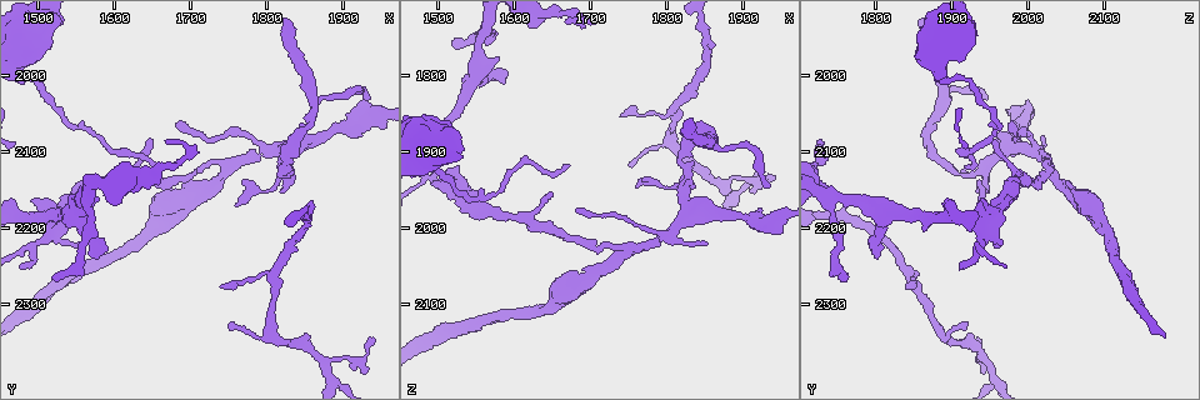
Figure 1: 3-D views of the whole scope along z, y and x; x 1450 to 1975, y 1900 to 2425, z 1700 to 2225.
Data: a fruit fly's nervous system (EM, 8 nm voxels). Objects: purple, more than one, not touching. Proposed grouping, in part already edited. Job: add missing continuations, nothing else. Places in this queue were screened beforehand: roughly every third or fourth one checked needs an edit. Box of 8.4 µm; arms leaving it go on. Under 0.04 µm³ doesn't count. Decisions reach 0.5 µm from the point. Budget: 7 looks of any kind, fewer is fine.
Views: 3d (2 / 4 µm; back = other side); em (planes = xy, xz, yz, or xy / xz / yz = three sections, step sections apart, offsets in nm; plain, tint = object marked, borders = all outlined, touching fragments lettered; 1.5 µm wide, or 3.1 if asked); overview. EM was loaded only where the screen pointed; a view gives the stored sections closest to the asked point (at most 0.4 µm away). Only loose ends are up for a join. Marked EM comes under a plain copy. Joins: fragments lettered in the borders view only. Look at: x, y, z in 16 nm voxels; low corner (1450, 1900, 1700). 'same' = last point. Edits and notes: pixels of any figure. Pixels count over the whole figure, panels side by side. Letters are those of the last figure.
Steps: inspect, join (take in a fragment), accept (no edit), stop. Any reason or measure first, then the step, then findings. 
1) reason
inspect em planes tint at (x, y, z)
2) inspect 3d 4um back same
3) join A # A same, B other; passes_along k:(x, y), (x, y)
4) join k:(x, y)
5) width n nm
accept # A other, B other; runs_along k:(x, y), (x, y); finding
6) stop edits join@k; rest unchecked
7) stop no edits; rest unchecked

branch stops here
inspect em xy step 8 borders at (1680, 2060, 1980)

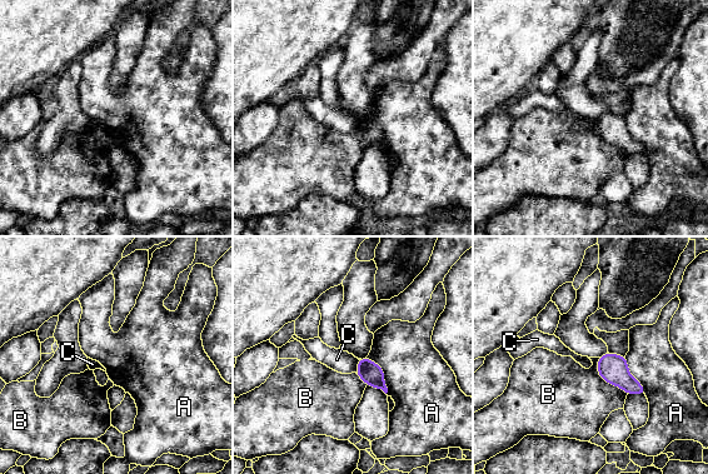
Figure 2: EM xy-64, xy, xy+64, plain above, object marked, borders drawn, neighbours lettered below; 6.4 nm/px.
another direction
inspect em planes borders same

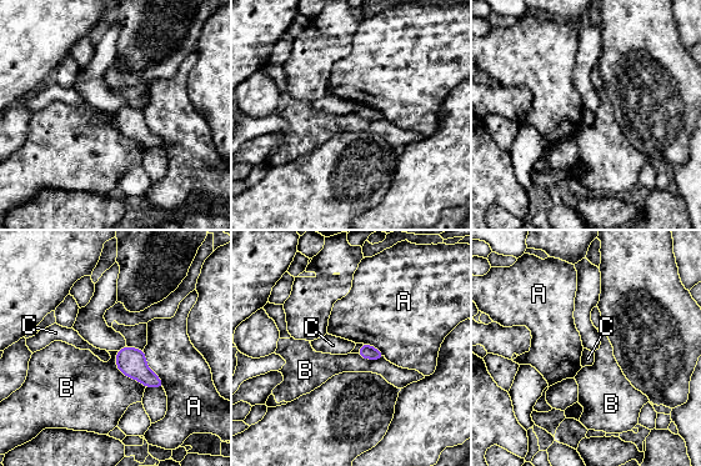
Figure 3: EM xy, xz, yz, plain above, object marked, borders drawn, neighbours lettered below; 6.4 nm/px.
accept # A other, B other, C other; border 3:(116, 351), (116, 366), (145, 387); none of them fits

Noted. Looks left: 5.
branch stops here
inspect em xz step 8 borders at (1555, 2220, 1960)

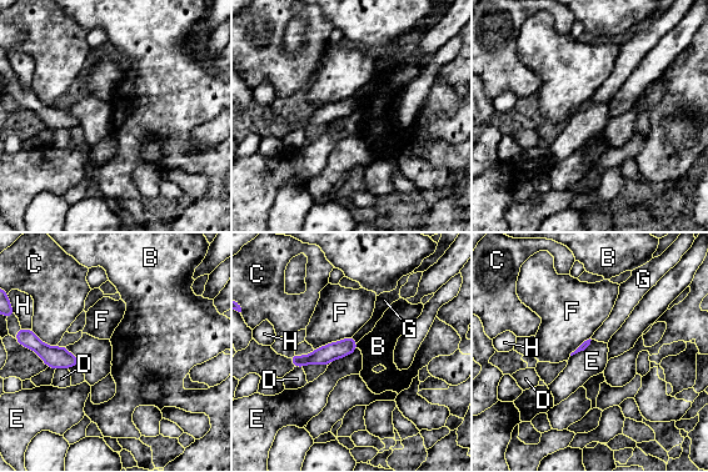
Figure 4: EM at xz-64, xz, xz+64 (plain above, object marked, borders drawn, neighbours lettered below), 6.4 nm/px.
cut it another way
inspect em planes borders same

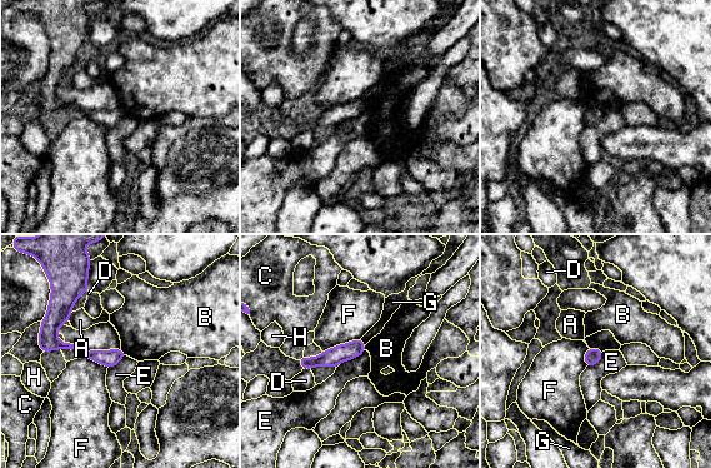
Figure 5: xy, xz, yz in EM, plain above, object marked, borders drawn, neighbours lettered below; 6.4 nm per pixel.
accept # A other, B other, C other, D other, E other, F other, G other, H other; runs_along 5:(361, 347), (331, 358), (303, 361); no lettered fragment goes on from it

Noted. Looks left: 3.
free end
inspect em yz step 8 borders at (1515, 1960, 1860)

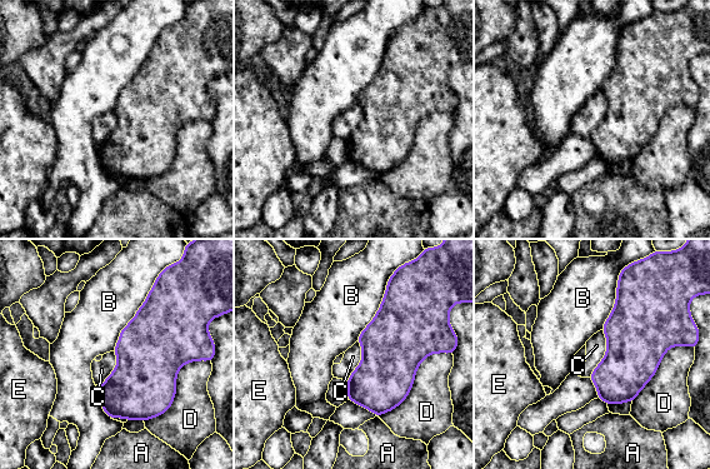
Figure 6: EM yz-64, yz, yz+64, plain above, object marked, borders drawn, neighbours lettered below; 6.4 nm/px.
accept # A other, B other, C other, D other, E other; border 6:(601, 329), (606, 353), (589, 377); no lettered fragment goes on from it

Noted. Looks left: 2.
stop no edits; rest unchecked

